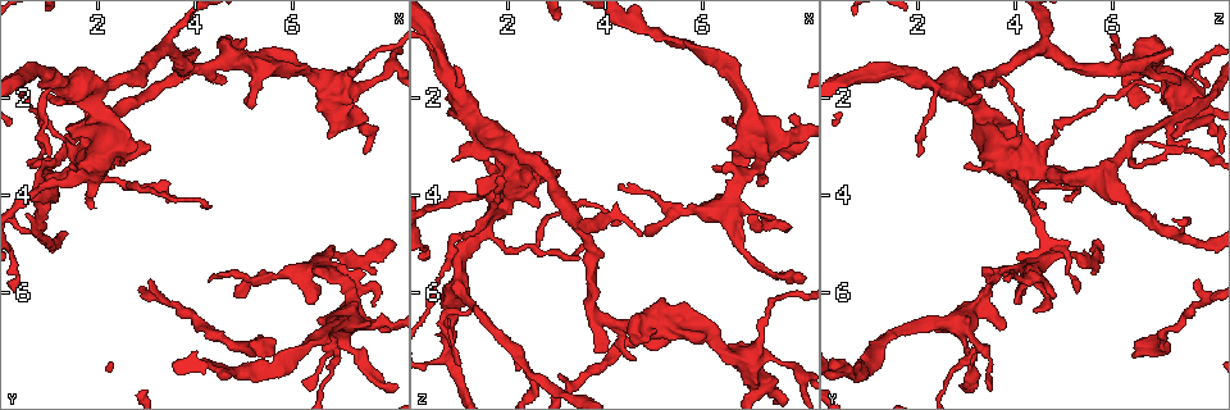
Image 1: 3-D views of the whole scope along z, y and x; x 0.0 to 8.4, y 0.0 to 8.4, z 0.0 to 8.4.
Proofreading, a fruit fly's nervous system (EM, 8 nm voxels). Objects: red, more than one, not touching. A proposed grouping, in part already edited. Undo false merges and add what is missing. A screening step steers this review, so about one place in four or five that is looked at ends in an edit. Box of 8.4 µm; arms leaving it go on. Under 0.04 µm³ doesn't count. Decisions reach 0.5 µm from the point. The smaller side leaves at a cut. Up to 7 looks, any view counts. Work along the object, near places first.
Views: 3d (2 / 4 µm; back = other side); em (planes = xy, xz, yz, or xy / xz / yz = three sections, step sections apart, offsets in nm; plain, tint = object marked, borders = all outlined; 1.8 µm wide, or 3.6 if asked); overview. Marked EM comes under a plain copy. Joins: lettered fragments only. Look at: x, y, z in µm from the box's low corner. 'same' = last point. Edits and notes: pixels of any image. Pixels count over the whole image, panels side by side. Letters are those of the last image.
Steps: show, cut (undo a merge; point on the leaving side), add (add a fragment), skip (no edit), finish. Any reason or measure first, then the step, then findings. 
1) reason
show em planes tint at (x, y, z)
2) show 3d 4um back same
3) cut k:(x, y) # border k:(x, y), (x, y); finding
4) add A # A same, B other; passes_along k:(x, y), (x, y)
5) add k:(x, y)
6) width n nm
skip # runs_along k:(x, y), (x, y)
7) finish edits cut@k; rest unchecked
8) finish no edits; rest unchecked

a fork
show 3d 2um at (6.65, 5.50, 4.15)

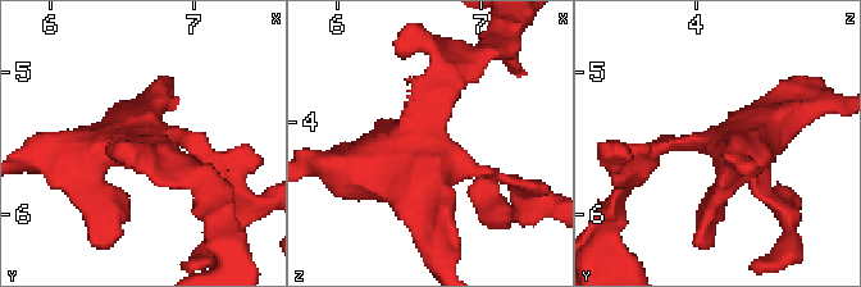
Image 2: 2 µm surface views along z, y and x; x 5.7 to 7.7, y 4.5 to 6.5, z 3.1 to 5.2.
show em xy step 4 tint at (6.64, 5.50, 4.16)

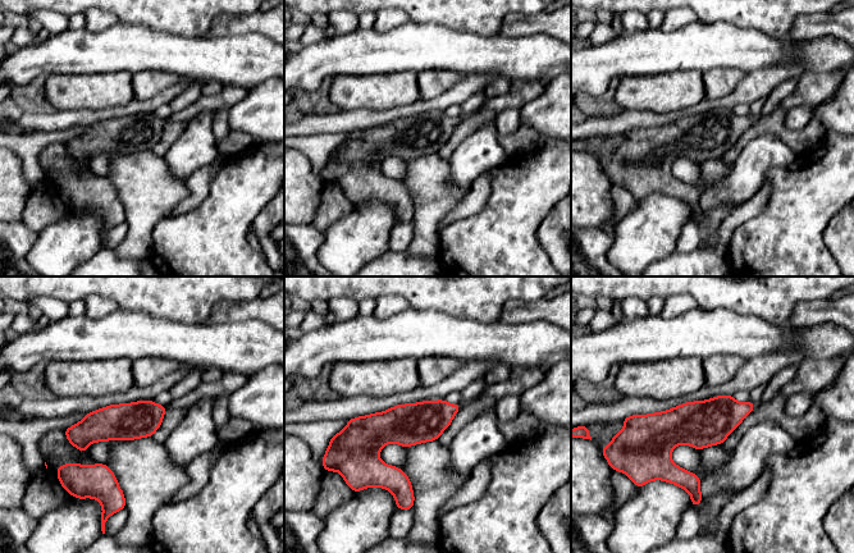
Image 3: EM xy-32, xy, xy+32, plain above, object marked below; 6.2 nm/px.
another direction
show em planes borders same

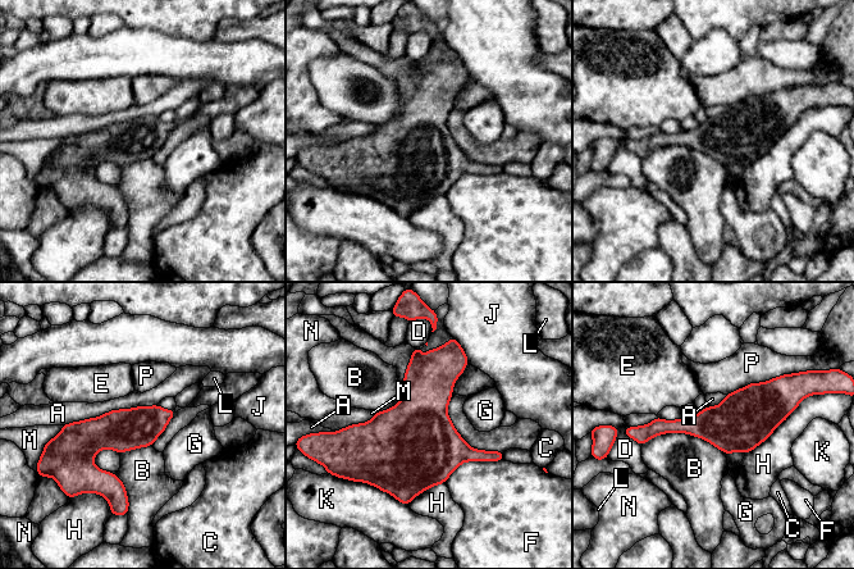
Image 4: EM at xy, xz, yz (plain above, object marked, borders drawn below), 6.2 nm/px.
longest_contact A 600 nm
skip # A other, B other, C other, D other, E other, F other, G other, H other, J other, K other, L other, M other, N other, P other; runs_along 4:(790, 406), (639, 432); continuous, no second neuron

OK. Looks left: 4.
thin end
show em planes borders at (4.90, 6.15, 4.80)

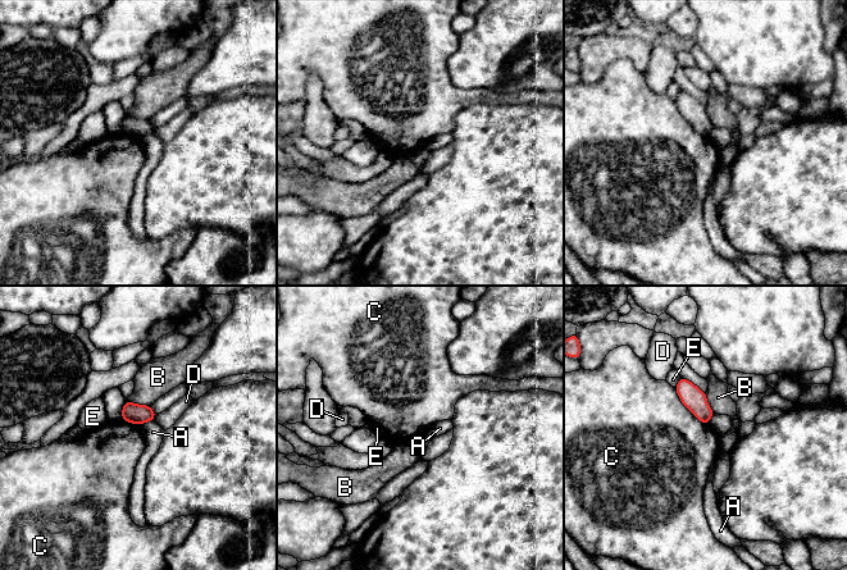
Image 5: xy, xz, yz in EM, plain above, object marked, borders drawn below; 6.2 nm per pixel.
longest_contact C 320 nm
skip # A other, B other, C other, D other, E other; border 5:(674, 388), (679, 400), (707, 424); no lettered fragment goes on from it

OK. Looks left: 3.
branch stops here
show 3d 2um at (3.10, 5.80, 7.80)

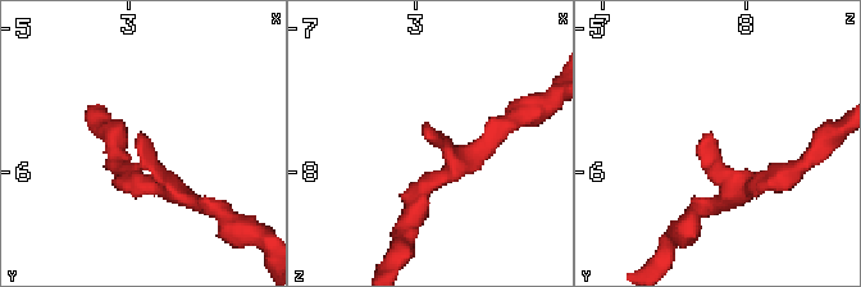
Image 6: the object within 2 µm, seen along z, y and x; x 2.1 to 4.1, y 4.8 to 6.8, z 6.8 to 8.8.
show em planes tint at (3.10, 5.78, 7.82)

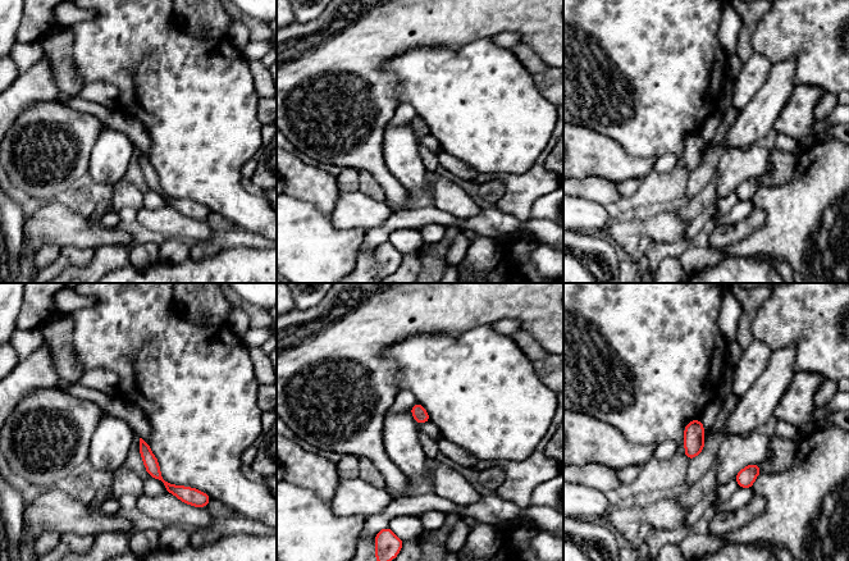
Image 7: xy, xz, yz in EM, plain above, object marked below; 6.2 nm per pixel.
show em planes borders same

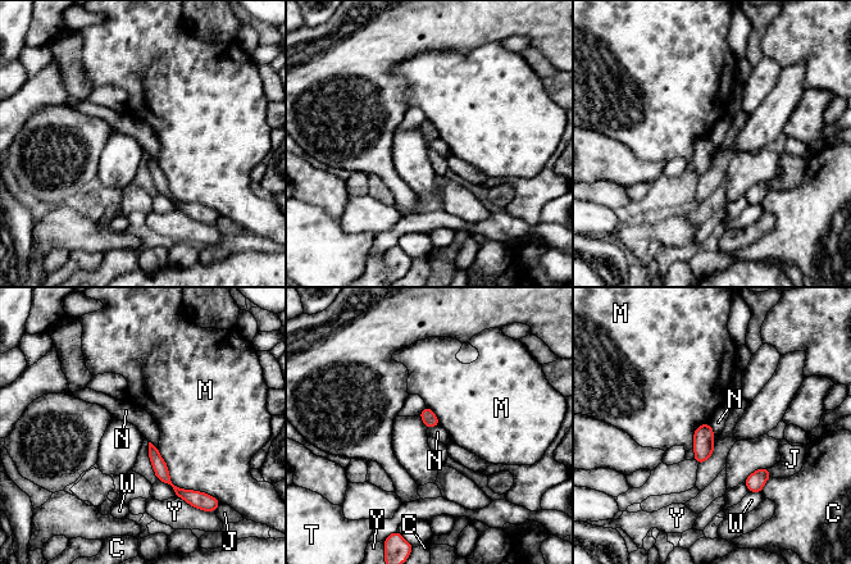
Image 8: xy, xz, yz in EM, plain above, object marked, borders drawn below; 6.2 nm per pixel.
skip # C other, J other, M other, N other, T other, W other, Y other; border 8:(438, 423), (428, 428); none of them fits

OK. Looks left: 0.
finish no edits; rest unchecked

